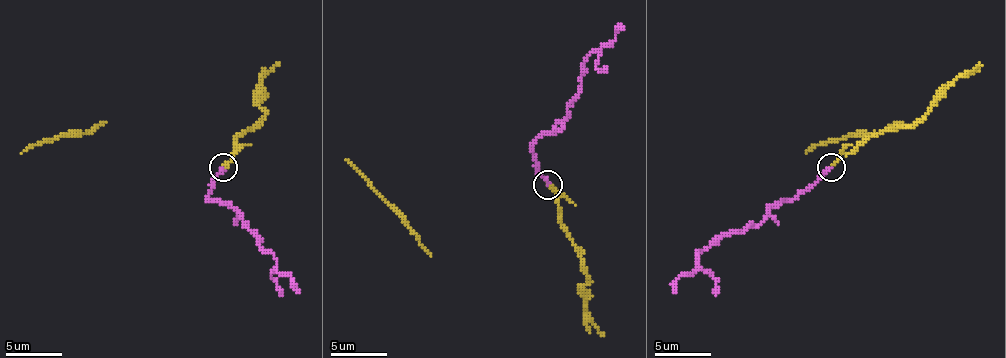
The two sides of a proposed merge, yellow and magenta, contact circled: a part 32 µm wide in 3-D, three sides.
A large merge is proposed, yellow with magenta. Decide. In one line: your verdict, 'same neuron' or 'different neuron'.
different neuron

